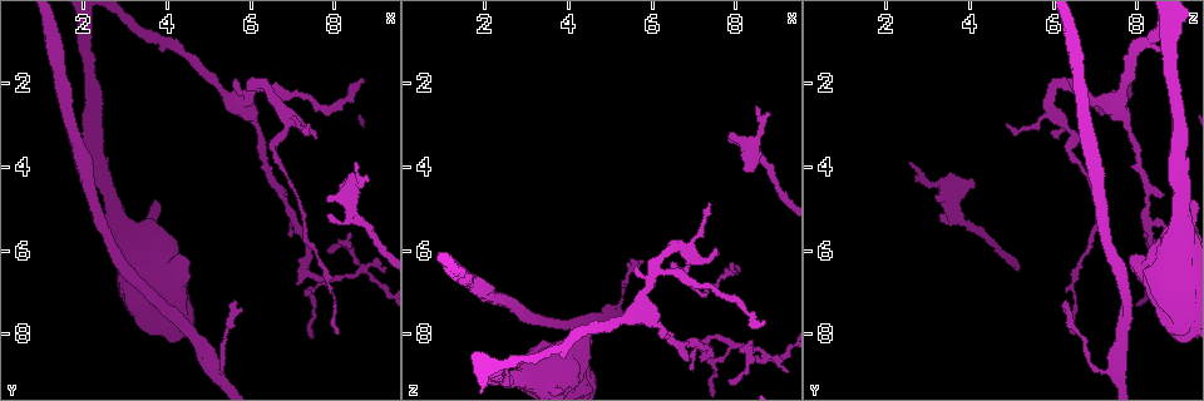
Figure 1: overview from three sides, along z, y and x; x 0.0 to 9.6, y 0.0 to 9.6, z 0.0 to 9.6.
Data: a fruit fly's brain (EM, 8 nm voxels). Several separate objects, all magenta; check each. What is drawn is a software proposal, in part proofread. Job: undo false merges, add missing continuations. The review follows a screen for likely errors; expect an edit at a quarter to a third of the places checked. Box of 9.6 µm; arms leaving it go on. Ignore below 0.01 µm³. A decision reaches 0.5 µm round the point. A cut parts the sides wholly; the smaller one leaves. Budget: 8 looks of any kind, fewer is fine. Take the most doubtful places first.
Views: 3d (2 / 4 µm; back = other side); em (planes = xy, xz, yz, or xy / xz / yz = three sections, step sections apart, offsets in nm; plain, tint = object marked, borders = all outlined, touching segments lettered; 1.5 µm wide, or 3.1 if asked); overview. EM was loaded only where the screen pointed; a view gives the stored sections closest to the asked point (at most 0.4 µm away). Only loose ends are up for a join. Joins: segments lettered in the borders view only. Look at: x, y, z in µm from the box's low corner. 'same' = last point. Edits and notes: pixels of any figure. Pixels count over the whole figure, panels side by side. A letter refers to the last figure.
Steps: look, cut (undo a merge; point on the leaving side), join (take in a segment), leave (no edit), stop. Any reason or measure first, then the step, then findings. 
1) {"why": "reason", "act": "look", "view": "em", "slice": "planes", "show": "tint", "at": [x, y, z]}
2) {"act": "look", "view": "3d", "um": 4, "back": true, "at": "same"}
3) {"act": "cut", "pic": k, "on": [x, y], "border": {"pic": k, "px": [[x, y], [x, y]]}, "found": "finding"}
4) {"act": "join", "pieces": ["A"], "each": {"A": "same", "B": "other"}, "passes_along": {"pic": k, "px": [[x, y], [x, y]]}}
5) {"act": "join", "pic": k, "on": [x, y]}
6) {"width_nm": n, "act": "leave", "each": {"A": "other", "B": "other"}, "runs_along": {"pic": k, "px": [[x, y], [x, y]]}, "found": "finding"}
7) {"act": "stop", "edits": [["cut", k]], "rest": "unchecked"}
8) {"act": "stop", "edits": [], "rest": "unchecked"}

{"why": "four-way junction", "act": "look", "view": "em", "slice": "planes", "show": "borders", "at": [8.65, 6.40, 8.50]}

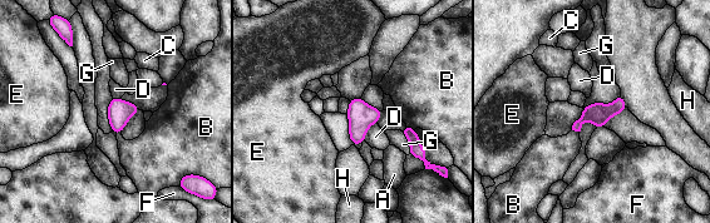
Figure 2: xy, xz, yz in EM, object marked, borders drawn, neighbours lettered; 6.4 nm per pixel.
{"longest_contact_nm": ["G", 170], "act": "leave", "each": {"A": "other", "B": "other", "C": "other", "D": "other", "E": "other", "F": "other", "G": "other", "H": "other"}, "border": {"pic": 2, "px": [[376, 122], [368, 129], [364, 140]]}, "found": "one cell here"}

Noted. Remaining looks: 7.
{"why": "branch point", "act": "look", "view": "3d", "um": 4, "at": [6.00, 2.05, 6.45]}

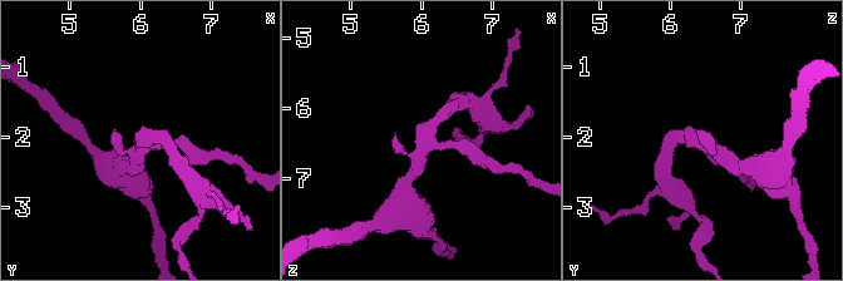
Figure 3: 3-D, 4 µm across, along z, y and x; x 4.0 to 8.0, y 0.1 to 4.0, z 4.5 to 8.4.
{"arms": 3, "arm_widths_nm": [220, 220, 320], "why": "need the tissue", "act": "look", "view": "em", "slice": "planes", "show": "tint", "at": [6.00, 2.10, 6.50]}

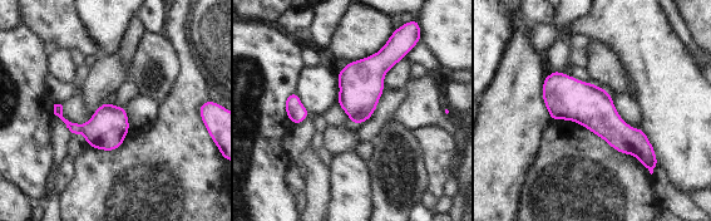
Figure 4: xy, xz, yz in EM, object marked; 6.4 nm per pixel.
{"why": "see the neighbours", "act": "look", "view": "em", "slice": "planes", "show": "borders", "at": "same"}

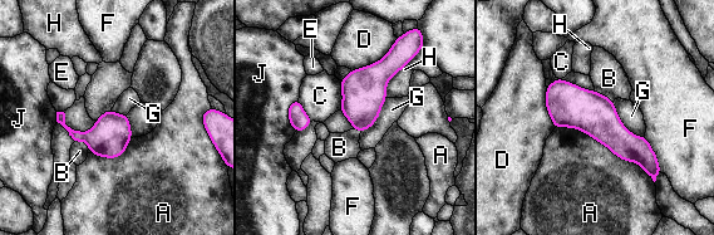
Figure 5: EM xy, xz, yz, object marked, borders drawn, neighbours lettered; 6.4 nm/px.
{"width_nm": 240, "act": "leave", "each": {"A": "other", "B": "other", "C": "other", "D": "other", "E": "other", "F": "other", "G": "other", "H": "other", "J": "other"}, "border": {"pic": 5, "px": [[555, 127], [581, 130], [654, 182]]}, "found": "one cell here"}

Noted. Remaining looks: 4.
{"why": "an open end", "act": "look", "view": "3d", "um": 2, "back": true, "at": [5.60, 7.20, 6.40]}

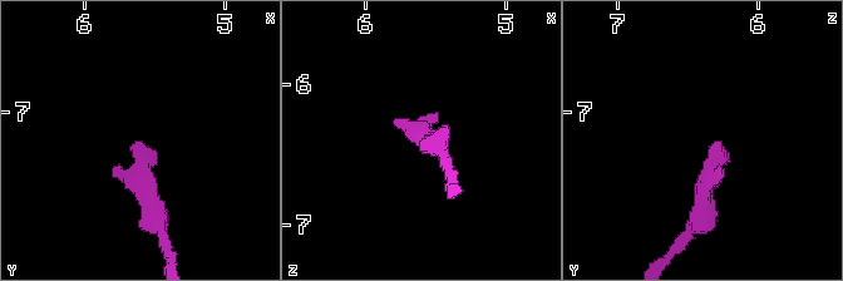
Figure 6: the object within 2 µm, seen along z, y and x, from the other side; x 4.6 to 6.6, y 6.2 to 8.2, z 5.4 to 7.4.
{"why": "need the tissue", "act": "look", "view": "em", "slice": "xy", "step": 4, "show": "borders", "at": [5.64, 7.24, 6.34]}

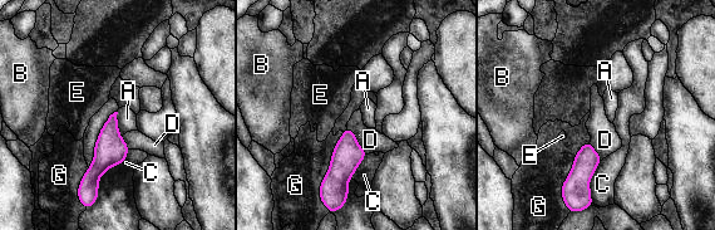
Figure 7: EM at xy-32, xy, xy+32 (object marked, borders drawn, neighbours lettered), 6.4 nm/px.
{"act": "look", "view": "em", "slice": "yz", "step": 8, "show": "borders", "at": "same"}

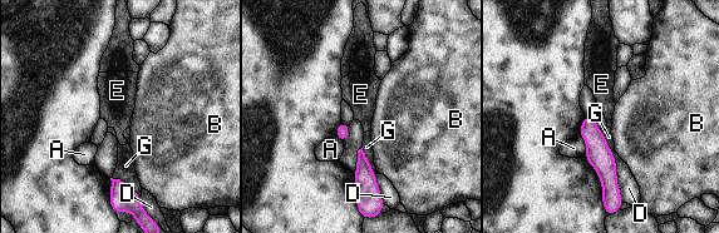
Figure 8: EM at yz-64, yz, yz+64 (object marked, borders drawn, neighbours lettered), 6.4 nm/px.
{"act": "leave", "each": {"A": "other", "B": "other", "D": "other", "E": "other", "G": "other"}, "found": "no lettered segment goes on from it"}

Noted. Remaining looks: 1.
{"act": "stop", "edits": [], "rest": "unchecked"}

